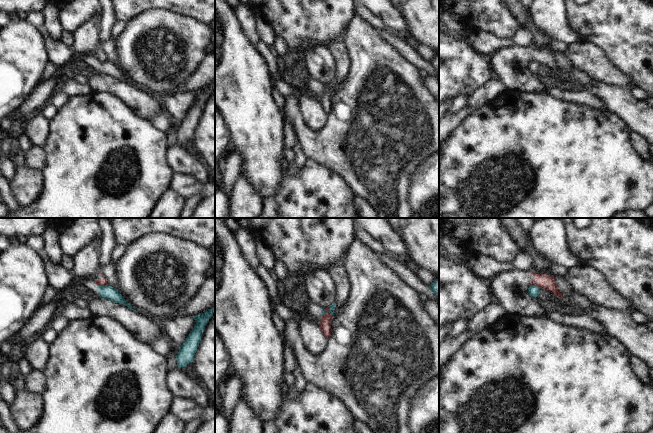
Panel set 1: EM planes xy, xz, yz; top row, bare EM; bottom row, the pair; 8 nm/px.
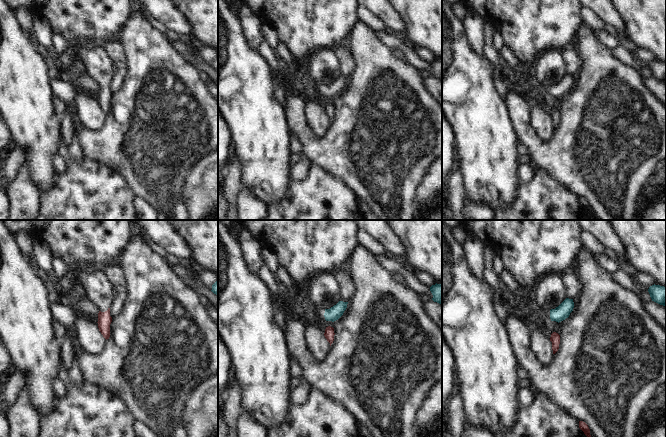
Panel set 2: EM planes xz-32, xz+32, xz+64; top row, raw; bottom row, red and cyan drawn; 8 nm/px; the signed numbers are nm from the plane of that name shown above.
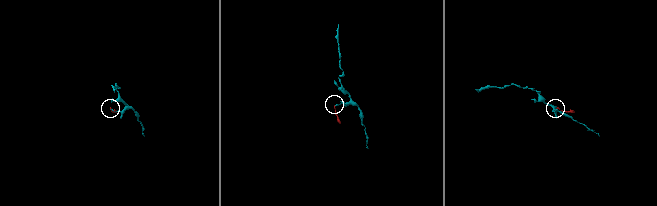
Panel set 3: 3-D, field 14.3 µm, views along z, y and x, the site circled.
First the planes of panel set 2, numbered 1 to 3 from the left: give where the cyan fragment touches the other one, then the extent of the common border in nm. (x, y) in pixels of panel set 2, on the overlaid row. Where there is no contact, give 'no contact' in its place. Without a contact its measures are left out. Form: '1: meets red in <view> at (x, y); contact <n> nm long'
1: no contact
2: no contact
3: no contact

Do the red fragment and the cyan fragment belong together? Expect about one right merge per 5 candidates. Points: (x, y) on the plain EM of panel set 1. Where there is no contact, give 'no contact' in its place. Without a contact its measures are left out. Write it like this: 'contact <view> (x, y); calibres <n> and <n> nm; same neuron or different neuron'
contact yz (535, 61); calibres 120 and 90 nm; different neuron

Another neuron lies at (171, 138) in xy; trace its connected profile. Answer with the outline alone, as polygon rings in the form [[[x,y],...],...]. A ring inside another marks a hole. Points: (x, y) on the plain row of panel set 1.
[[[176,121],[172,126],[170,131],[167,133],[166,141],[167,141],[167,147],[171,147],[177,143],[177,136],[176,132],[179,128],[180,122]]]

